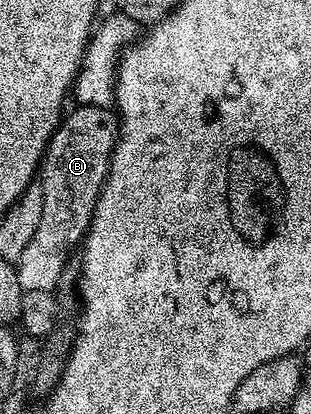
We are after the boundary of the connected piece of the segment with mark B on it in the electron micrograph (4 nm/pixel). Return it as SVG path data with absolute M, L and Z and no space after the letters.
M78 105L73 108L60 119L39 165L37 182L43 191L41 222L16 267L24 292L54 292L61 270L65 270L68 260L72 259L74 252L71 251L74 248L76 251L87 235L95 203L111 165L111 151L119 134L116 113L110 107Z

